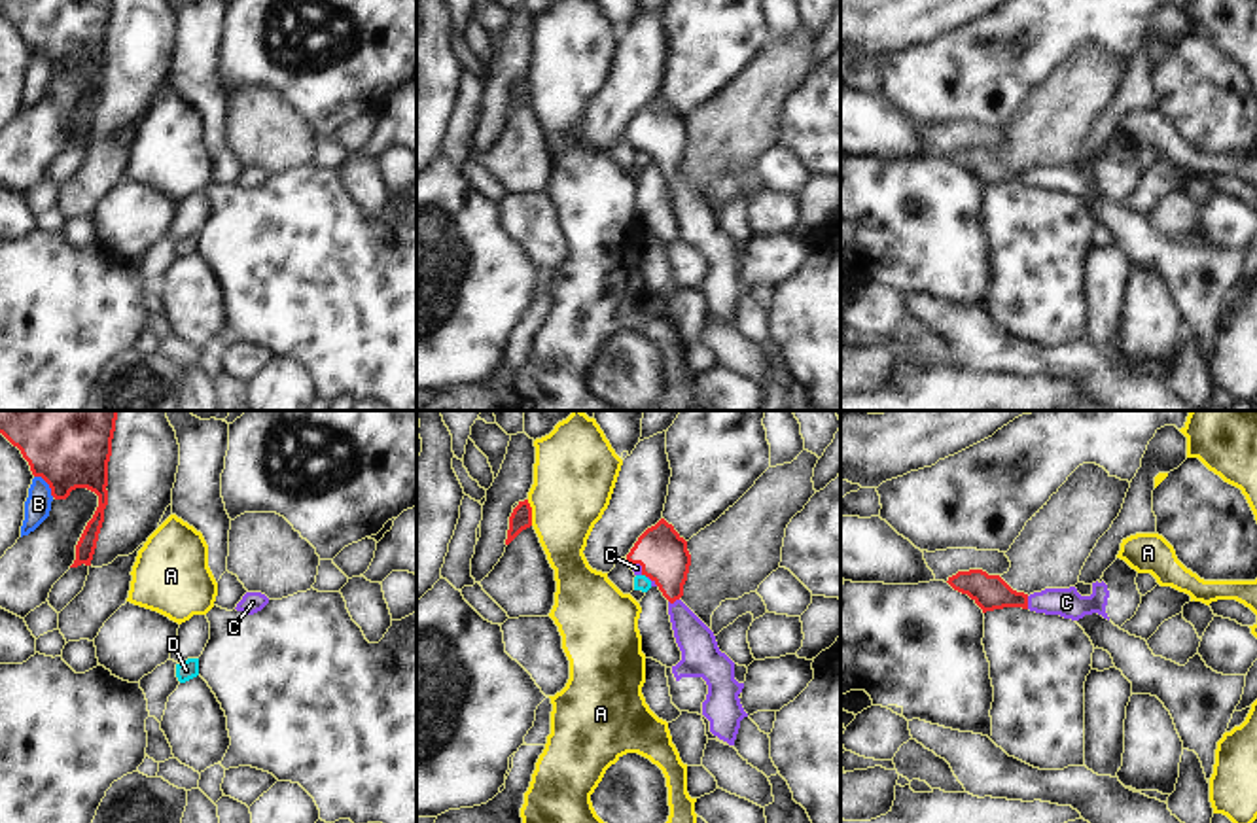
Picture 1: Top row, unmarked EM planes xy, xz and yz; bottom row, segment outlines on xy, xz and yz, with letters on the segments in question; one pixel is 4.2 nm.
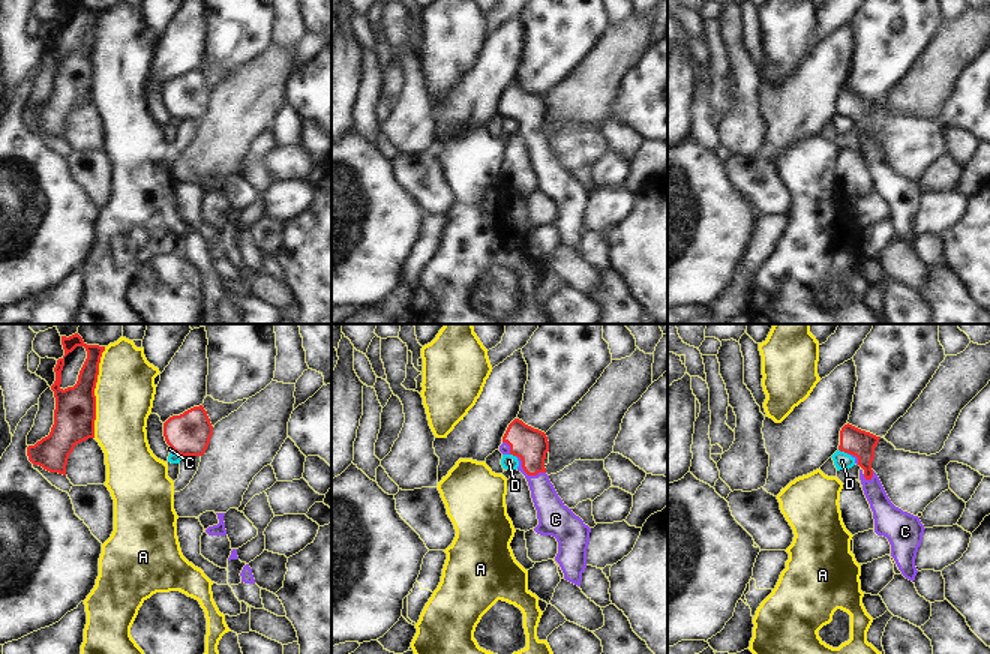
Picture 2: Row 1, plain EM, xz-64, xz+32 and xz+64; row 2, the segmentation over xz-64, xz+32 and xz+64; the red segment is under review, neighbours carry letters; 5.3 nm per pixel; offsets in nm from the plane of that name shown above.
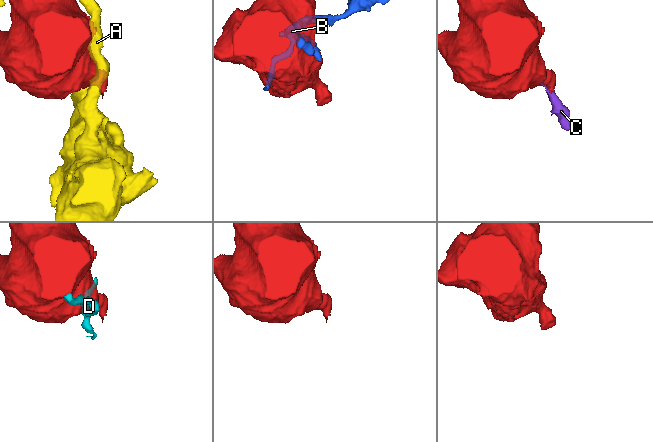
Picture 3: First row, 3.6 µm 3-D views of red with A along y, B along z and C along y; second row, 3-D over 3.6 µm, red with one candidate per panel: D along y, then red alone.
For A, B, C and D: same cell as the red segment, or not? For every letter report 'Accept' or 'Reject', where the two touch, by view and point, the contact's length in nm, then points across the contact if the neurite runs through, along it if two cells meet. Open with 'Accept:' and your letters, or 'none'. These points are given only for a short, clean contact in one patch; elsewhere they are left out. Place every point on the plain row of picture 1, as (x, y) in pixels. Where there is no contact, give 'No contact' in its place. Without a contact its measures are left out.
Accept: C
A: Reject. Touches red at xz (531, 89). Shared border 110 nm
B: Reject. Touches red at xy (48, 59). Shared border 130 nm
C: Accept. Touches red at yz (1026, 178). Shared border 60 nm. Path across: yz (991, 169), (1026, 178), (1066, 178)
D: Reject. Touches red at xz (644, 150). Shared border 30 nm.

